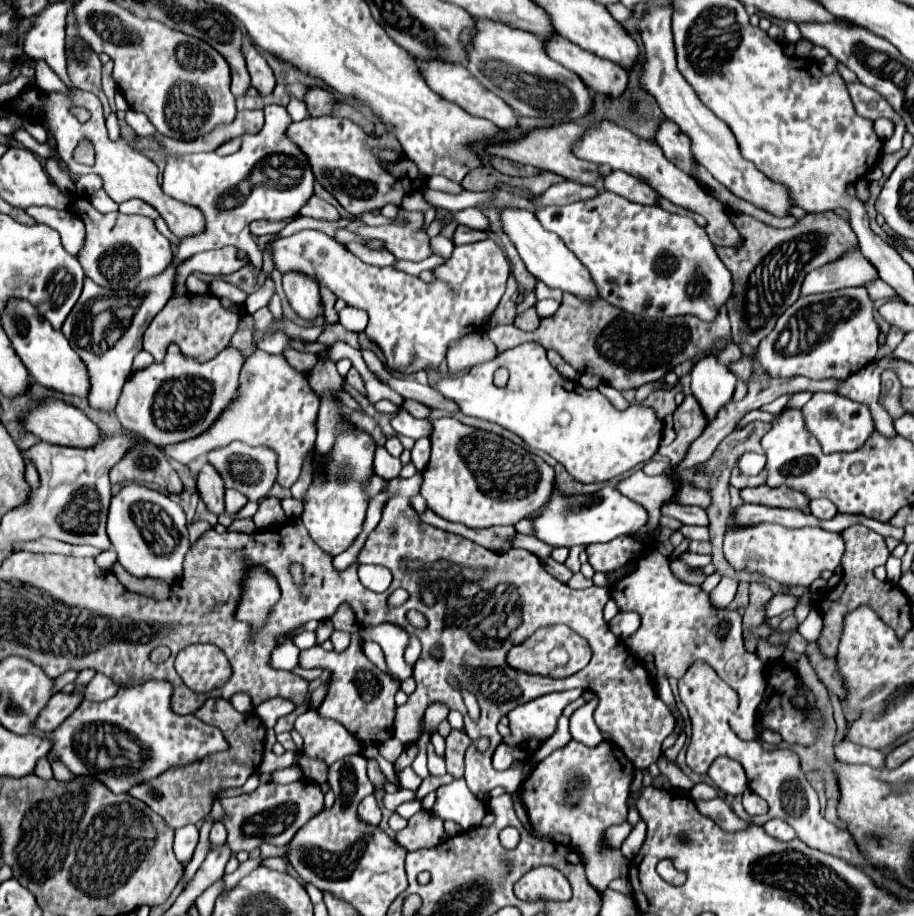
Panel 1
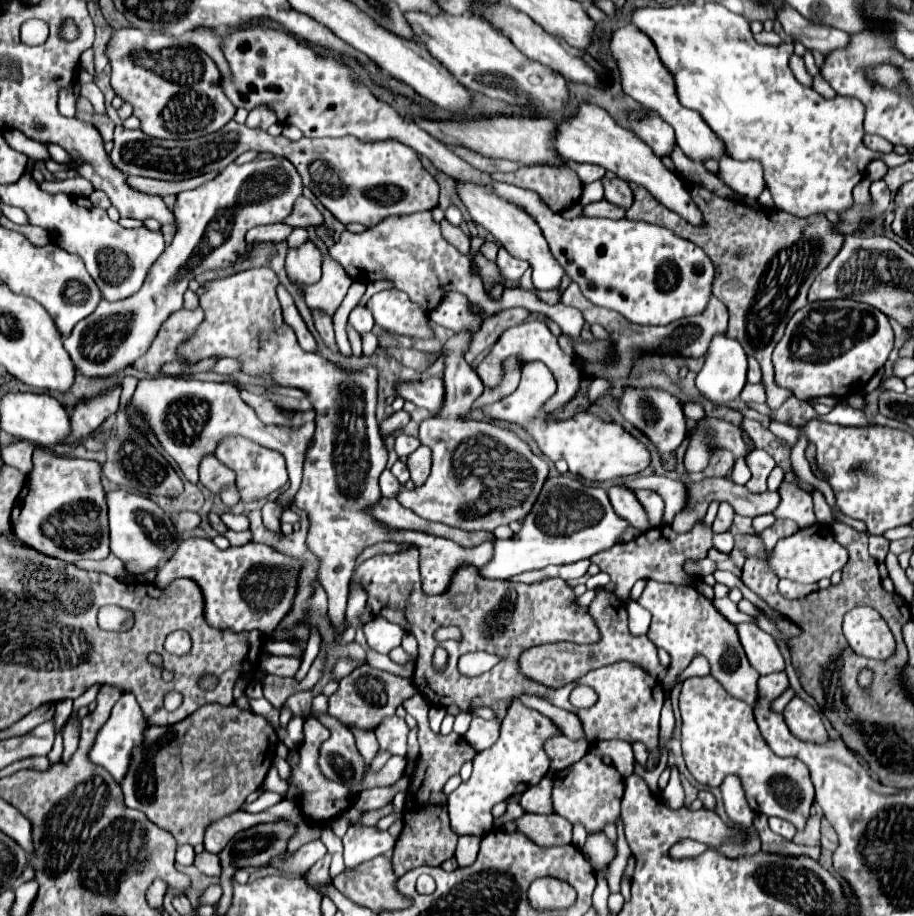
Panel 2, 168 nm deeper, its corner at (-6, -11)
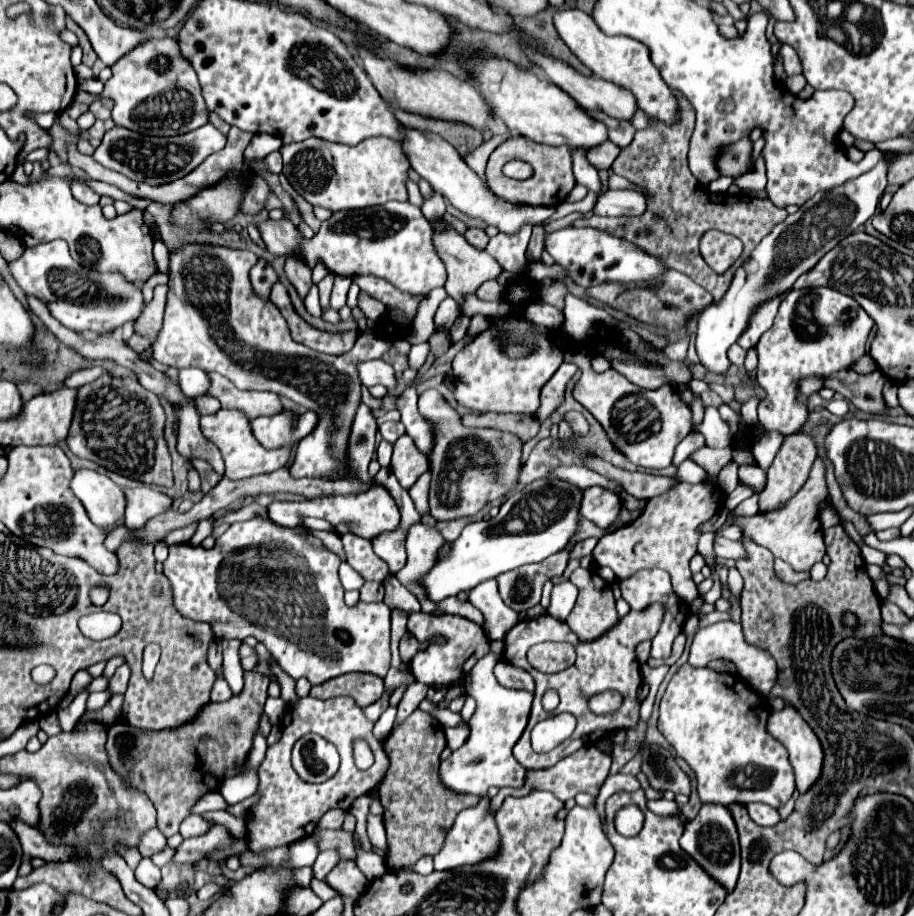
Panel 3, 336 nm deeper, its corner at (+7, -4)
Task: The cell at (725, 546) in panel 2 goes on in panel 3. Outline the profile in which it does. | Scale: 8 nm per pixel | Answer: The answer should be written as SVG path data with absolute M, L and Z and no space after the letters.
M715 537L715 543L713 543L713 551L717 557L725 557L725 559L741 559L745 557L745 551L741 547L741 541L731 541L727 537Z

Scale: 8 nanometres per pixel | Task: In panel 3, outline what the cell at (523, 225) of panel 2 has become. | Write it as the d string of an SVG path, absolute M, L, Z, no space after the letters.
M405 127L405 143L403 149L409 155L411 167L425 179L429 181L429 185L441 193L443 197L449 199L449 203L459 209L461 213L465 213L467 217L473 219L481 219L487 225L497 227L501 233L513 235L517 233L523 225L537 225L543 219L549 219L555 213L555 207L543 207L543 205L517 205L511 201L505 201L503 197L497 197L487 185L485 181L465 163L465 159L459 155L459 151L447 143L445 139L441 139L439 135L433 133L423 133L423 131L415 131Z

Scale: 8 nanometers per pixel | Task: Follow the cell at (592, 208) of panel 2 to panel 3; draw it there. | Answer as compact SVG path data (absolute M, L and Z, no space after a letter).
M607 191L601 193L595 201L593 207L593 215L641 215L641 211L645 211L645 197L635 191Z

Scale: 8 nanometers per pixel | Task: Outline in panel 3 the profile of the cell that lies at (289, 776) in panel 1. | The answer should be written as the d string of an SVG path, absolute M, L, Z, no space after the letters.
M219 791L206 793L191 810L191 814L203 814L207 811L219 811L219 809L227 809L227 801L223 799L223 795Z

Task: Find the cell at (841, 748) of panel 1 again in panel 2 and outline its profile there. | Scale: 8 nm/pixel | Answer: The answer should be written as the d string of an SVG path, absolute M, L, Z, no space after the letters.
M794 696L788 706L784 708L784 718L786 724L790 728L790 732L794 736L798 736L800 740L808 740L808 742L826 742L828 734L824 730L822 718L820 714L806 704L804 700L800 700L798 696Z

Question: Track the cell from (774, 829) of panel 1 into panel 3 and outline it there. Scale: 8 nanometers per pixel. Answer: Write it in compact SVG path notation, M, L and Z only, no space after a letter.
M749 803L747 805L747 811L749 811L749 817L761 825L761 827L773 827L781 821L777 809L769 807L769 805L761 805L761 803Z

